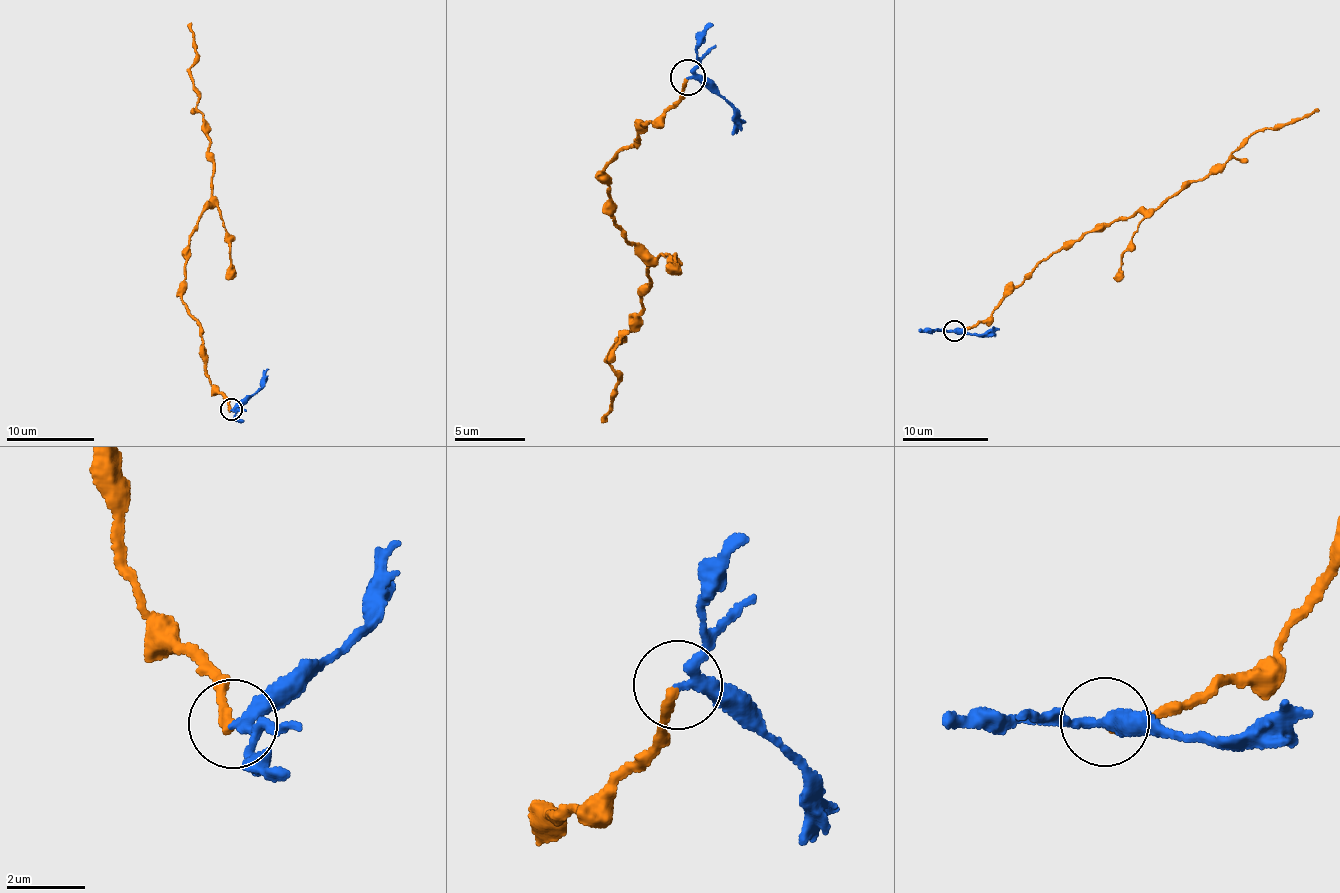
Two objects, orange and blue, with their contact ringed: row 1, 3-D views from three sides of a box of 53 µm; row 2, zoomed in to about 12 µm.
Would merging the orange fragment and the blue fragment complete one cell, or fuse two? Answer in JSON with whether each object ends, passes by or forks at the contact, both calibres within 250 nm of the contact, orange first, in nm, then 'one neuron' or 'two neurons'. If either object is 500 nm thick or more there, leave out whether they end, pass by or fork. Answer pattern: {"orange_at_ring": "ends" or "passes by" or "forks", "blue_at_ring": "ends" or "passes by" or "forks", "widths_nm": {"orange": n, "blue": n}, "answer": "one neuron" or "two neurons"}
{"orange_at_ring": "ends", "blue_at_ring": "passes by", "widths_nm": {"orange": 280, "blue": 240}, "answer": "two neurons"}

